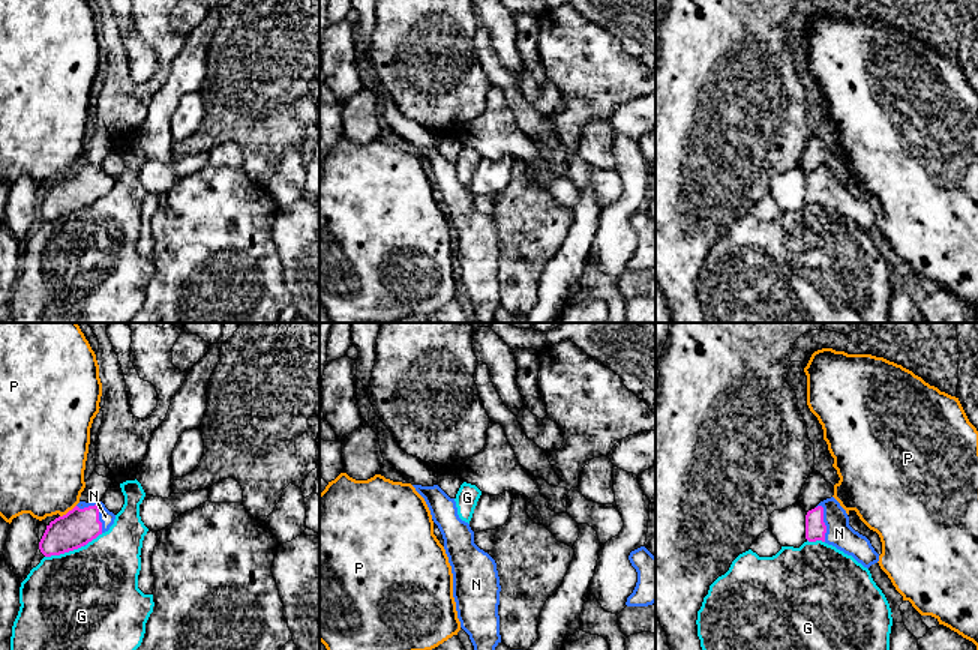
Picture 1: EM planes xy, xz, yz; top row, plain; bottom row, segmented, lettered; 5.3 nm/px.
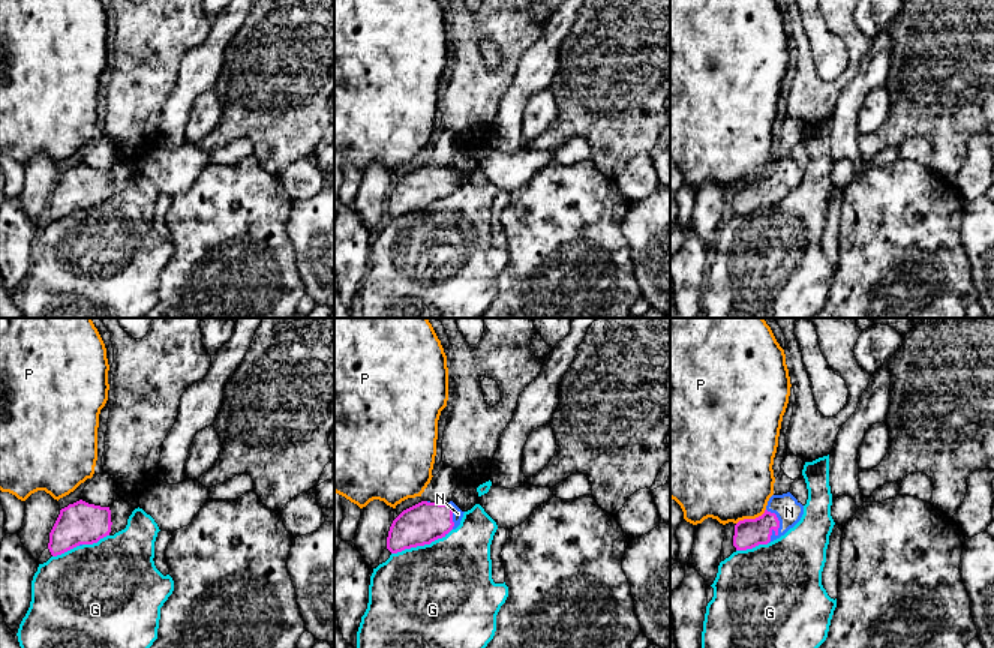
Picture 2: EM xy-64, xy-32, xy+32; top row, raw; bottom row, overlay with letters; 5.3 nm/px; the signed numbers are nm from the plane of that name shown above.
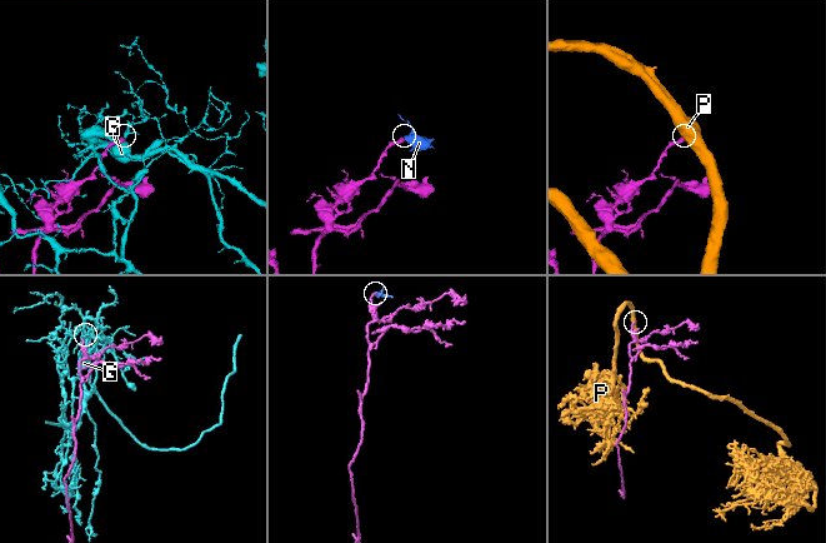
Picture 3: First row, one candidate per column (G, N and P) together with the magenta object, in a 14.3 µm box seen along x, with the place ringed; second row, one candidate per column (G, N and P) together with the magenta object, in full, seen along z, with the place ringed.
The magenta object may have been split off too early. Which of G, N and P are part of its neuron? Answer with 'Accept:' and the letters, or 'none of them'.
Accept: N

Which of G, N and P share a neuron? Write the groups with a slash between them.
G / N / P

